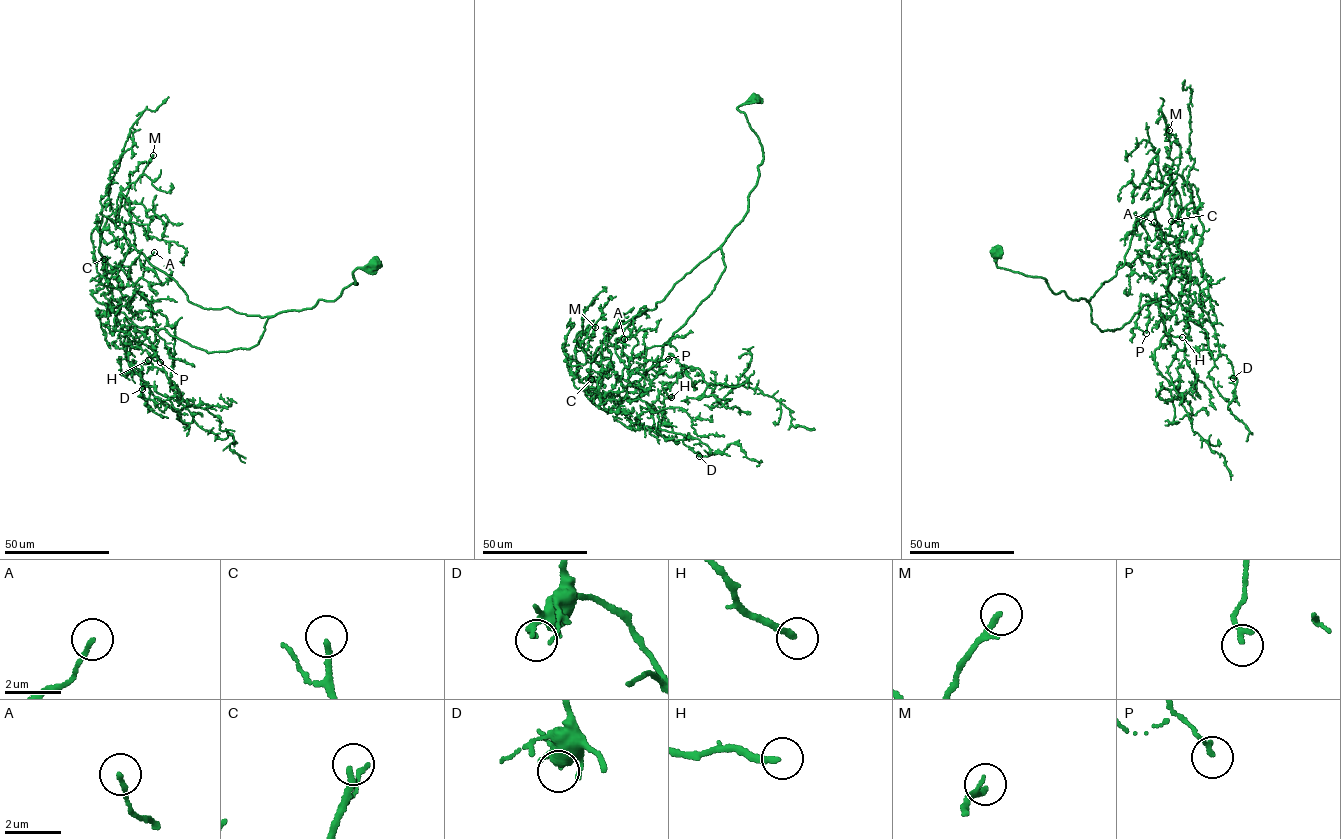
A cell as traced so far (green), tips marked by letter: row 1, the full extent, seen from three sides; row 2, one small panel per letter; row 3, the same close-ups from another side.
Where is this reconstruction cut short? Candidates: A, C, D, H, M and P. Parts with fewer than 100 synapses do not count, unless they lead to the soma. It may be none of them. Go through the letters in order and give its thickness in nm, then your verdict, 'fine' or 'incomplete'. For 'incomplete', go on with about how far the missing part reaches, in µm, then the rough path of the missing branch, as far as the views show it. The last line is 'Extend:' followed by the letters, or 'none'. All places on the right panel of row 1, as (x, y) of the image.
A: 150 nm thick; fine
C: 220 nm thick; incomplete; about 30 µm are missing
D: 180 nm thick; fine
H: 200 nm thick; incomplete; about 70 µm are missing; missing branch runs (1182, 337), (1210, 361), (1212, 371), (1209, 380), (1219, 396), (1225, 417), (1238, 432)
M: 130 nm thick; fine
P: 160 nm thick; fine
Extend: C, H

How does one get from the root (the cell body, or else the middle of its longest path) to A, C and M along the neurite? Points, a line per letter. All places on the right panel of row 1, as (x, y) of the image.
A: (996, 251), (998, 267), (1087, 301), (1123, 265), (1149, 209), (1157, 228), (1197, 258), (1173, 256), (1154, 222)
C: (996, 251), (998, 267), (1087, 301), (1123, 265), (1141, 216), (1151, 209), (1167, 235), (1171, 221)
M: (996, 251), (998, 267), (1087, 301), (1123, 265), (1149, 209), (1194, 252), (1203, 226), (1169, 130)

